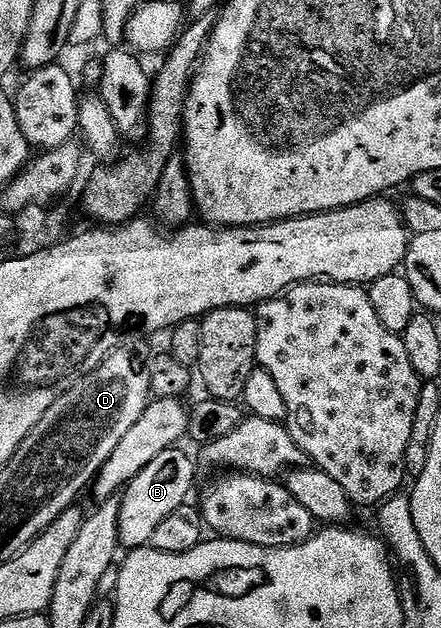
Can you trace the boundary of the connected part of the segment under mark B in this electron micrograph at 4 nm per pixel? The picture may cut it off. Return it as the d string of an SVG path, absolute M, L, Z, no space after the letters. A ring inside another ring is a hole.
M180 449L165 450L124 488L120 498L121 513L118 515L119 544L124 550L148 546L158 525L186 504L184 502L195 481L195 465Z

